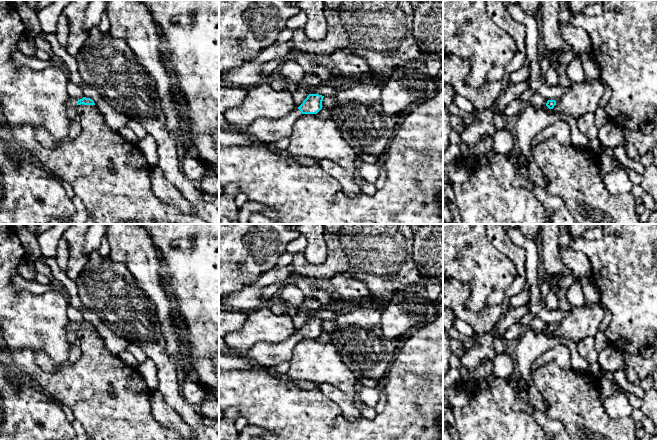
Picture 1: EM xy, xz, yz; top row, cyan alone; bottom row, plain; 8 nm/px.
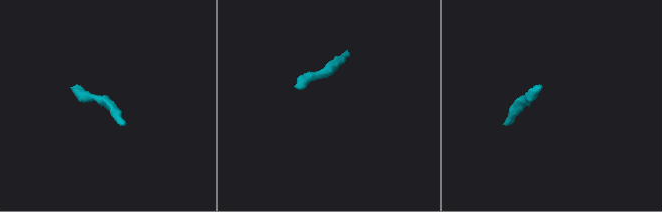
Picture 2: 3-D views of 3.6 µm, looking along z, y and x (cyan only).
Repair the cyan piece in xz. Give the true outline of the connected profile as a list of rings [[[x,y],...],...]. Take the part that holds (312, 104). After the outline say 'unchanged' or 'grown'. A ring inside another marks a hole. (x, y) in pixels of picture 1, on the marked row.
[[[309,94],[289,115],[278,120],[259,118],[246,128],[246,133],[267,144],[289,138],[294,124],[302,114],[317,114],[322,109],[323,98],[319,94]]]; grown

